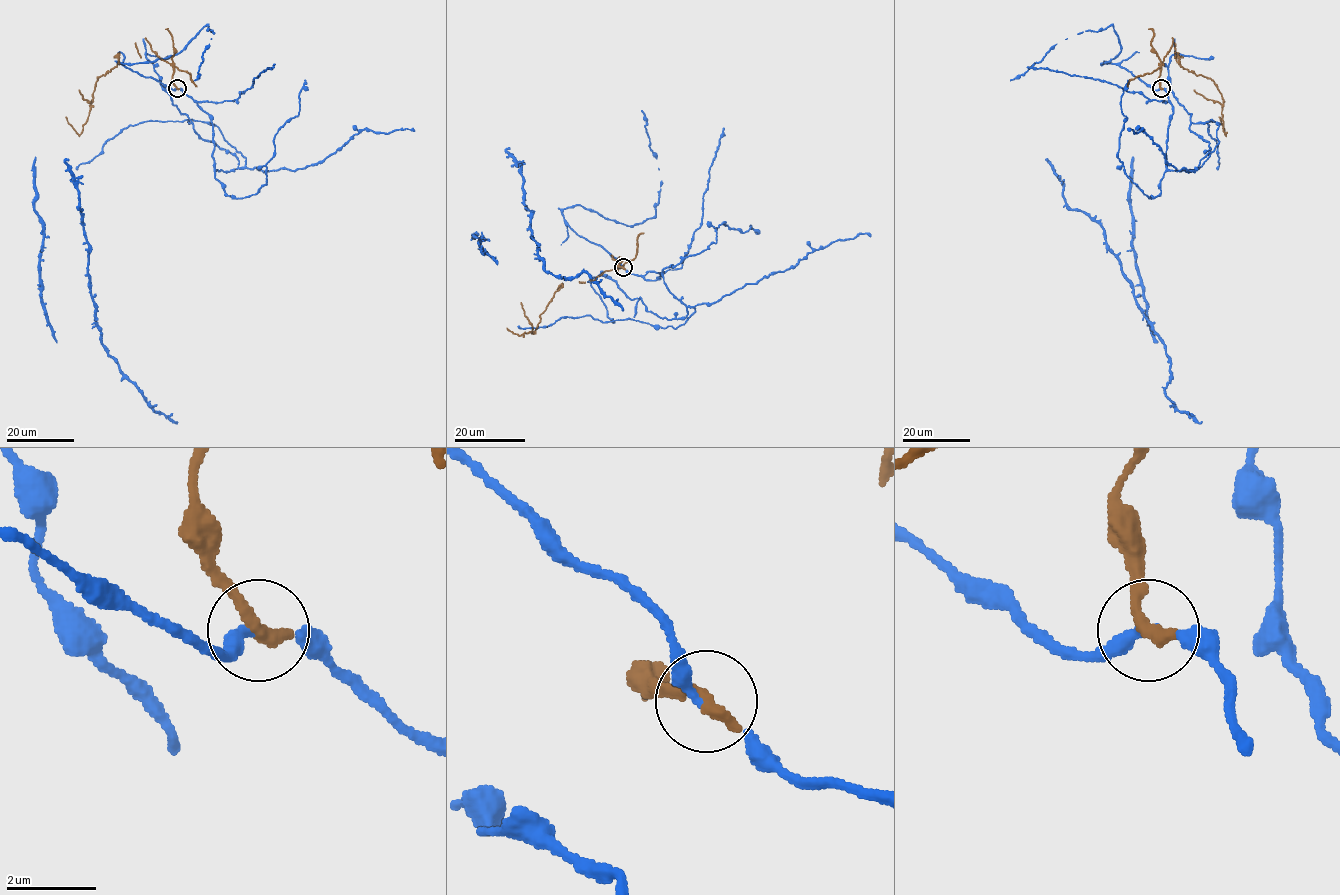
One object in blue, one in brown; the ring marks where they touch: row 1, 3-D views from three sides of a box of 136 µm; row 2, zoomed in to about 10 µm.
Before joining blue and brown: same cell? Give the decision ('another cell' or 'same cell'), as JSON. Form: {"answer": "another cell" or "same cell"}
{"answer": "another cell"}

